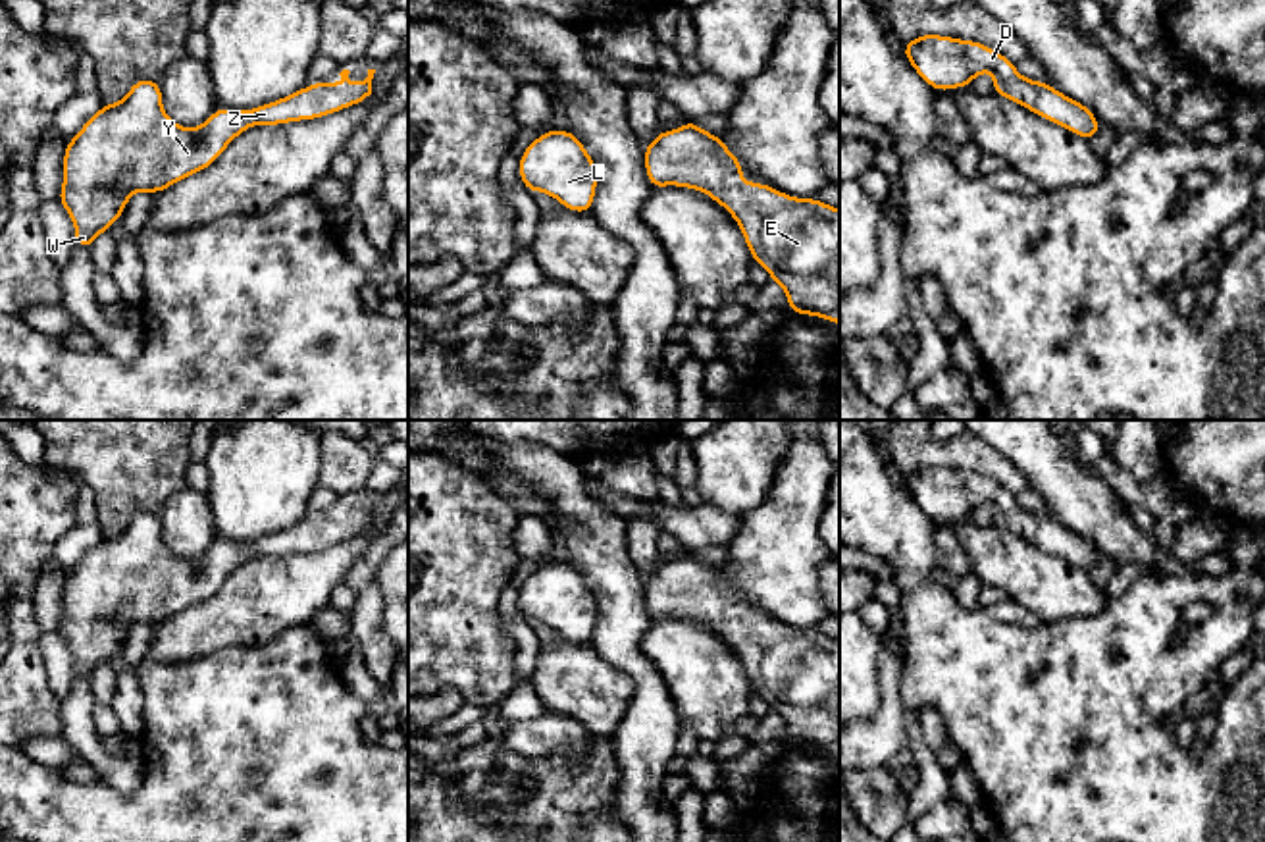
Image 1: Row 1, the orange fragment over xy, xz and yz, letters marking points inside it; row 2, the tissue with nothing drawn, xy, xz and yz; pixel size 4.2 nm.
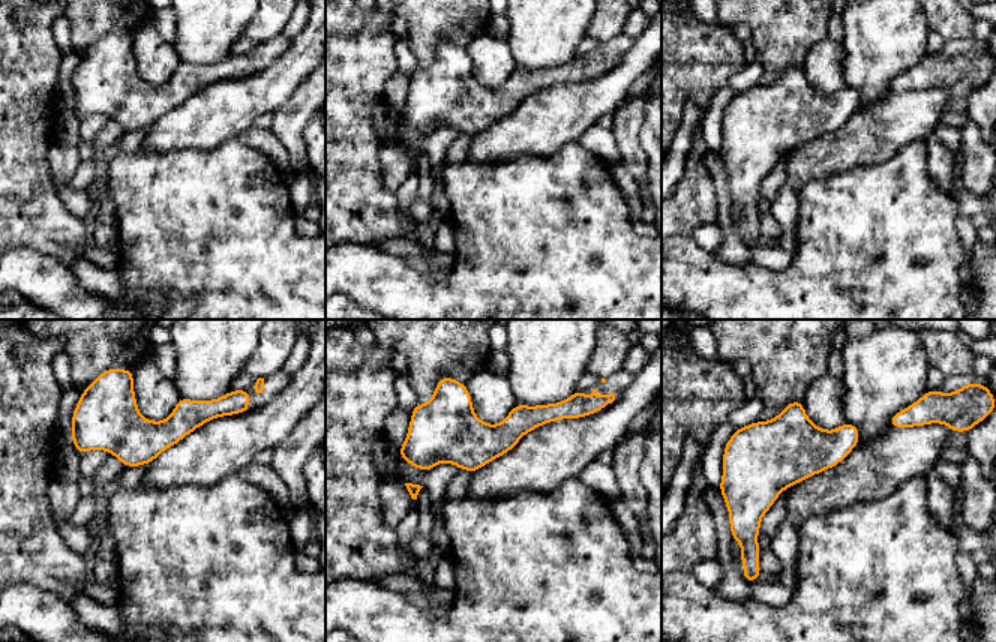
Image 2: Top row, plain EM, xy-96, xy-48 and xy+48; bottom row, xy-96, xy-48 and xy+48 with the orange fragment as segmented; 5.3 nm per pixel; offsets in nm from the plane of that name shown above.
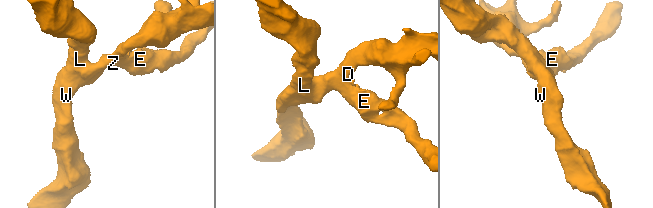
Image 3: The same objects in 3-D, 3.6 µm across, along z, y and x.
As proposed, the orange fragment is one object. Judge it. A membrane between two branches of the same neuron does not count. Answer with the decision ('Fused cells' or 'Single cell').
Single cell

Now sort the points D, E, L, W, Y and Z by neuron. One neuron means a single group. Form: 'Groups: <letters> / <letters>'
Groups: D E L W Y Z

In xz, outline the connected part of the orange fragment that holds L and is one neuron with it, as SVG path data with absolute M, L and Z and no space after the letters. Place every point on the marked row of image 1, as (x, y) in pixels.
M570 131L539 135L520 156L520 179L531 193L547 193L572 212L591 212L597 164Z

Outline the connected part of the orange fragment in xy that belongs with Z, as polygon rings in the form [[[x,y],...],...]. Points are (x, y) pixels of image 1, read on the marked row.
[[[349,69],[339,73],[341,85],[316,81],[312,89],[304,85],[300,91],[254,110],[216,108],[200,127],[181,127],[164,112],[160,83],[135,81],[119,102],[104,104],[65,145],[58,202],[67,210],[75,225],[75,247],[92,247],[102,231],[112,229],[133,193],[148,191],[158,195],[212,166],[245,129],[260,123],[281,125],[318,119],[364,102],[372,94],[375,69],[368,69],[368,77],[352,85],[349,83],[349,73]]]

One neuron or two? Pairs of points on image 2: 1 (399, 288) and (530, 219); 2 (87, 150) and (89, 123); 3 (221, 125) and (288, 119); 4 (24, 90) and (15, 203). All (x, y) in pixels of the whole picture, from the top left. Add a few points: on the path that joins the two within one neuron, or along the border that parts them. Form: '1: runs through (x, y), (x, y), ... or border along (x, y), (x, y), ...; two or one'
1: runs through (432, 293), (456, 293), (497, 252); one
2: runs through (87, 144), (89, 129); one
3: border along (297, 87), (272, 113); two
4: runs through (15, 119), (15, 174); one

